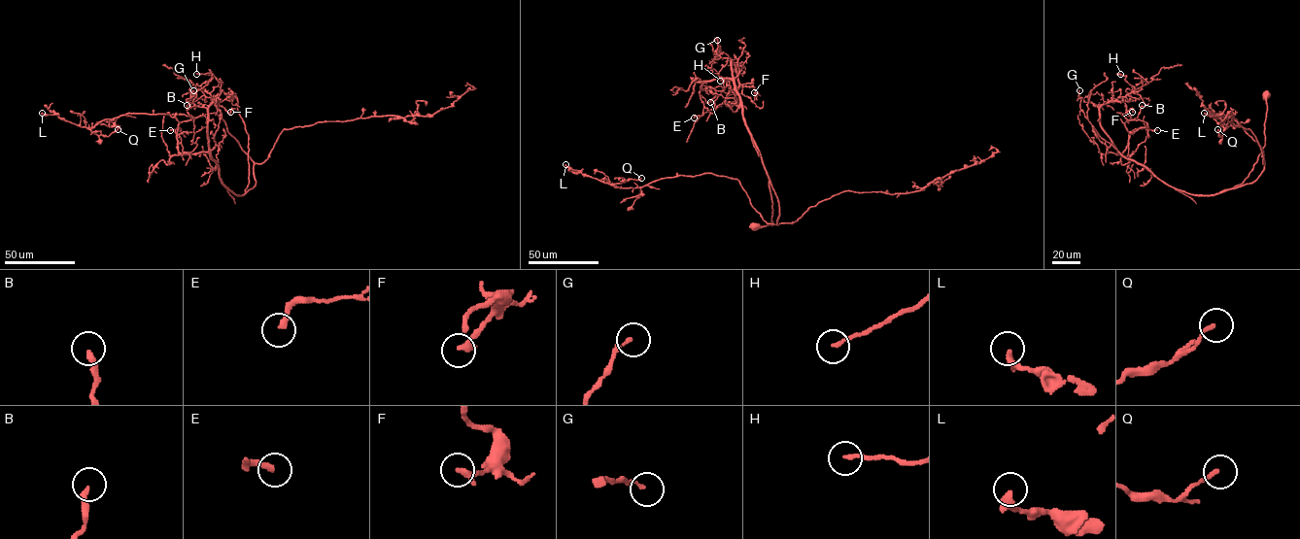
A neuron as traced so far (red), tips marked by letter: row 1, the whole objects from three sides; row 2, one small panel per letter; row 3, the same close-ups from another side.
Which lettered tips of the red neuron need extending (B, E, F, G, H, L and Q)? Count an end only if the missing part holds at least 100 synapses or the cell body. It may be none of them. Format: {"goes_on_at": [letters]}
{"goes_on_at": []}

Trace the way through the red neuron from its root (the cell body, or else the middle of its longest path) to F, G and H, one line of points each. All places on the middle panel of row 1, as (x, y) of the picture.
F: (754, 225), (771, 225), (772, 201), (760, 151), (743, 117), (732, 59), (737, 81), (753, 86), (754, 92)
G: (754, 225), (771, 225), (769, 180), (743, 117), (732, 60), (719, 56), (714, 58), (709, 44), (717, 40)
H: (754, 225), (771, 225), (769, 180), (732, 59), (741, 92), (720, 81)

